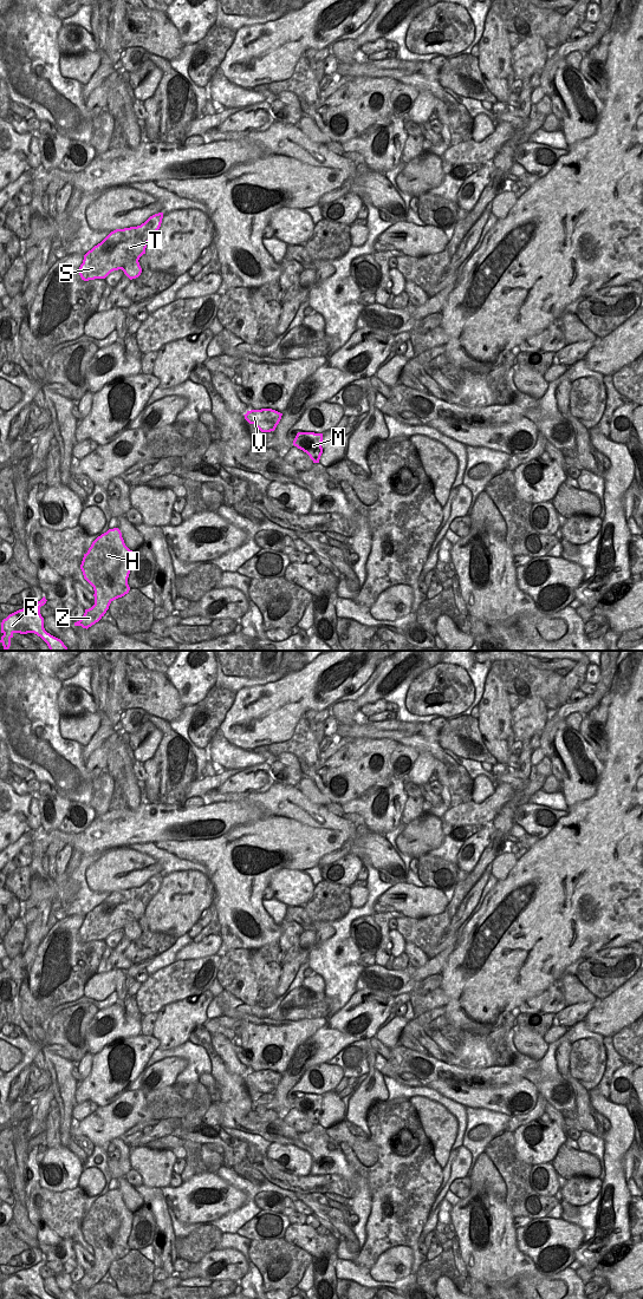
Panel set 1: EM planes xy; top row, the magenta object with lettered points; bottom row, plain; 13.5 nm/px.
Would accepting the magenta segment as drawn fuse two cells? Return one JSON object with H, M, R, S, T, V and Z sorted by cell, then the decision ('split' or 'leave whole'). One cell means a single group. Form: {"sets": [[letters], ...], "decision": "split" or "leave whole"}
{"sets": [["H", "M", "R", "Z"], ["S", "T", "V"]], "decision": "split"}

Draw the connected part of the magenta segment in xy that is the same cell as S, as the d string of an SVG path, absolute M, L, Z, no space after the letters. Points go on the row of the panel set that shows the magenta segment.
M158 213L150 216L141 226L111 231L100 243L84 255L83 263L79 267L82 280L105 279L113 270L123 270L129 260L139 260L139 257L145 254L147 244L160 229L162 218L163 213Z

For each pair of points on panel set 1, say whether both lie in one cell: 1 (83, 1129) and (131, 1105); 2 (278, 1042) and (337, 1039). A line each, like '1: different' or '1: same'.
1: same
2: different

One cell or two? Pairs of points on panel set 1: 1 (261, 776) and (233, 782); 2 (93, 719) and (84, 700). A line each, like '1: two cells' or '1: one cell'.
1: one cell
2: two cells

